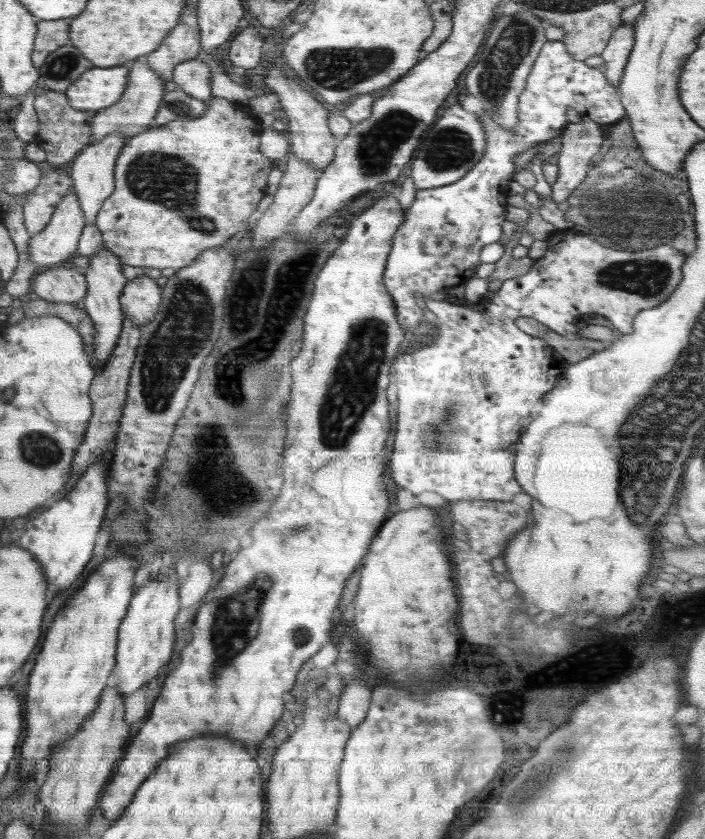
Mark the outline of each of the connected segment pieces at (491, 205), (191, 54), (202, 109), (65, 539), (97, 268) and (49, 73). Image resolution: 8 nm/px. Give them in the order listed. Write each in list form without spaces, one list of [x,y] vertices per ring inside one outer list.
[[[547,40],[536,57],[528,80],[525,82],[524,90],[518,99],[516,131],[502,130],[502,127],[492,120],[490,115],[486,115],[486,112],[483,113],[479,116],[482,120],[484,134],[486,134],[486,147],[484,147],[482,159],[456,182],[434,189],[417,191],[416,200],[404,212],[405,220],[394,233],[392,248],[388,254],[383,276],[386,290],[396,306],[396,320],[398,320],[400,327],[412,327],[415,326],[415,323],[423,320],[423,310],[418,307],[416,302],[418,295],[423,294],[428,298],[430,294],[438,292],[438,290],[447,290],[450,287],[466,283],[475,268],[482,263],[480,262],[482,248],[502,239],[501,228],[508,206],[508,186],[516,169],[514,158],[540,142],[559,138],[564,127],[569,124],[566,117],[568,110],[576,110],[584,118],[603,125],[618,122],[625,115],[619,91],[608,83],[608,77],[604,75],[602,68],[590,67],[586,65],[585,61],[574,60],[561,40]]]
[[[186,5],[178,26],[170,32],[166,42],[158,46],[156,52],[150,54],[150,58],[144,60],[150,70],[167,82],[172,78],[174,66],[180,62],[197,58],[200,50],[200,28],[198,26],[197,12],[190,10]]]
[[[170,88],[158,107],[158,112],[153,118],[153,125],[162,126],[176,119],[186,121],[198,118],[198,115],[206,113],[206,109],[208,109],[208,101],[196,100],[182,90],[174,91]]]
[[[114,444],[109,446],[109,450],[106,450],[104,454],[104,460],[94,464],[85,474],[82,474],[82,478],[79,484],[74,486],[68,494],[59,495],[55,498],[45,512],[40,512],[36,518],[29,519],[21,531],[17,535],[17,542],[19,546],[22,546],[24,550],[28,550],[34,554],[34,558],[38,560],[38,564],[44,568],[44,574],[46,574],[46,582],[48,584],[54,584],[54,594],[62,594],[64,590],[68,590],[76,580],[78,576],[84,572],[86,564],[90,562],[92,558],[92,548],[94,548],[94,540],[98,536],[98,530],[100,530],[100,522],[106,514],[106,509],[109,508],[109,495],[108,491],[108,475],[109,468],[112,462]]]
[[[106,246],[100,251],[98,255],[90,259],[89,268],[82,271],[89,279],[89,294],[86,294],[84,298],[84,308],[93,319],[94,327],[97,330],[92,338],[92,348],[94,348],[94,356],[96,356],[96,365],[93,366],[95,370],[104,366],[104,362],[112,357],[112,350],[116,348],[122,335],[125,319],[120,300],[122,290],[128,284],[128,280],[124,278],[121,271],[122,264],[117,256],[109,252],[110,250]]]
[[[72,44],[61,46],[50,53],[48,60],[39,68],[40,88],[64,93],[74,80],[80,78],[80,74],[90,68],[94,68],[94,64],[88,62],[78,48]]]

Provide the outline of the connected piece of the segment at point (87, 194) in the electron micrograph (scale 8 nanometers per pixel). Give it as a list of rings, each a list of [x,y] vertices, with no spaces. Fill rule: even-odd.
[[[119,133],[108,134],[98,142],[92,142],[82,149],[77,157],[70,163],[74,177],[74,191],[77,196],[79,208],[84,216],[84,224],[95,224],[101,207],[113,195],[116,189],[116,166],[118,155],[125,148],[128,138],[124,140]]]

